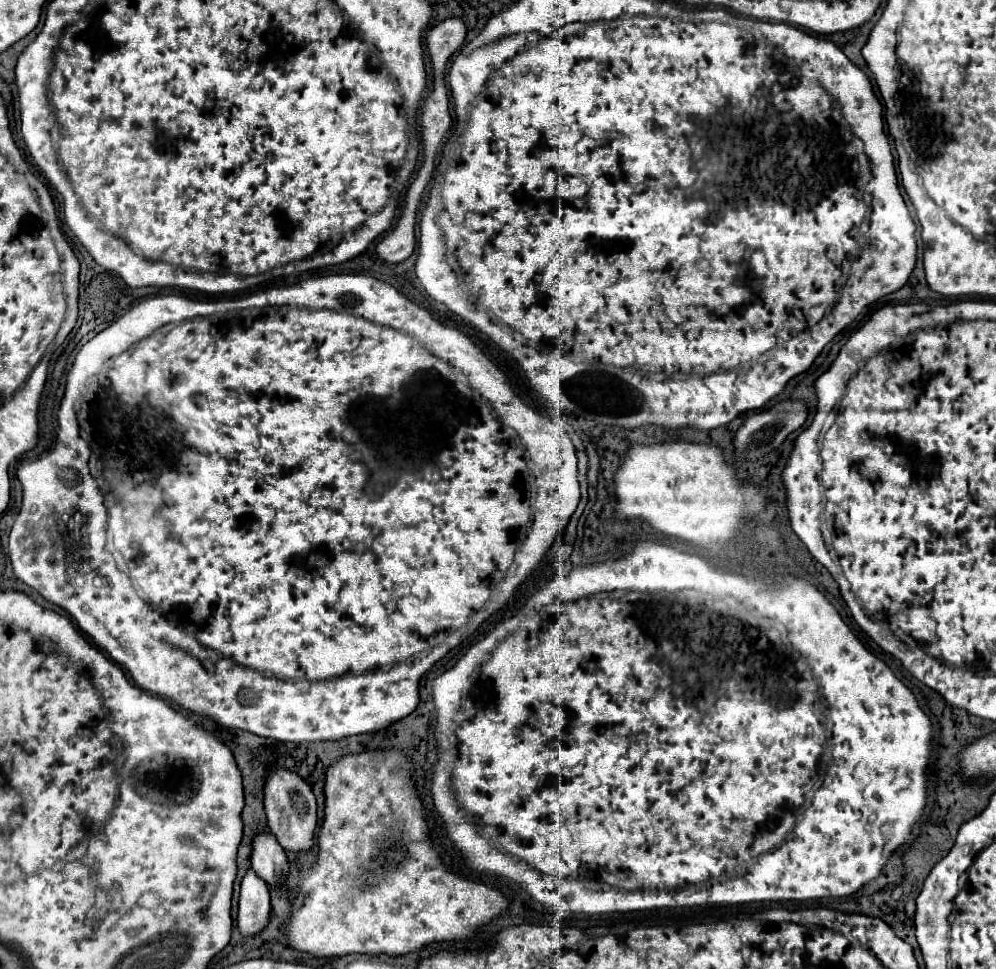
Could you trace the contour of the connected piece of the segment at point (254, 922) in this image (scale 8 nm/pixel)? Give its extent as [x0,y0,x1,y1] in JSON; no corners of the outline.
[237,868,271,934]

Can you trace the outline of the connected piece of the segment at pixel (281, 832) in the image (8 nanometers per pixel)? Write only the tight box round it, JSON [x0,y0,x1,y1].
[263,768,317,852]

